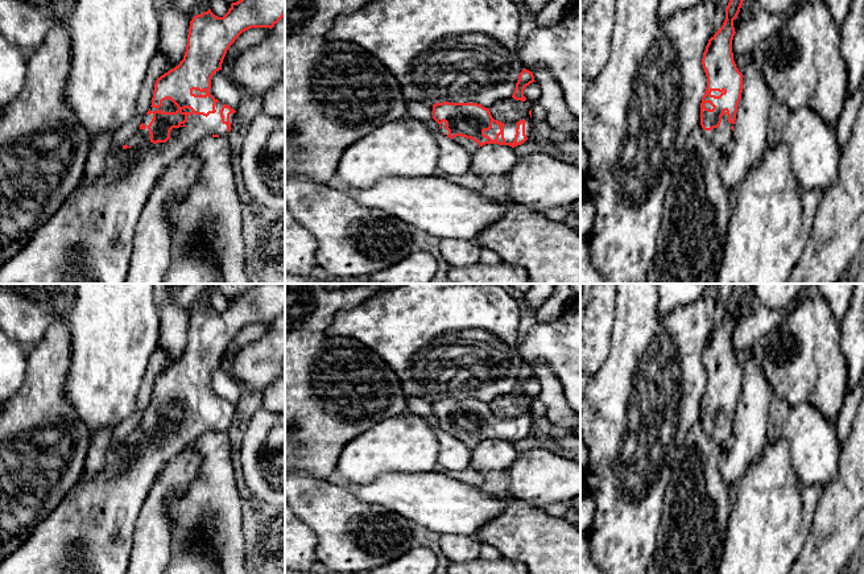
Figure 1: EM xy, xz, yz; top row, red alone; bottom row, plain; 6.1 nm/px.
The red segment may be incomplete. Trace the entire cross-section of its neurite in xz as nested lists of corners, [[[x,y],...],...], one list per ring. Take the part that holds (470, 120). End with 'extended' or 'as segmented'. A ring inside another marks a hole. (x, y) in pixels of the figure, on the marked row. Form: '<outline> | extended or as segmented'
[[[435,103],[433,119],[442,135],[454,139],[470,153],[485,144],[521,145],[533,127],[532,110],[525,119],[504,124],[492,117],[489,108],[478,103]]] | extended

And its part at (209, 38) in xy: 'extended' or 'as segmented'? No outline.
extended

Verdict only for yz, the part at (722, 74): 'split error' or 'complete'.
split error

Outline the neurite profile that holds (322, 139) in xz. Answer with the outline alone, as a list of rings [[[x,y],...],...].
[[[285,0],[285,132],[289,132],[301,154],[285,161],[285,178],[331,183],[344,150],[359,137],[406,116],[408,100],[397,78],[359,45],[331,42],[326,33],[340,15],[356,12],[372,0]]]

